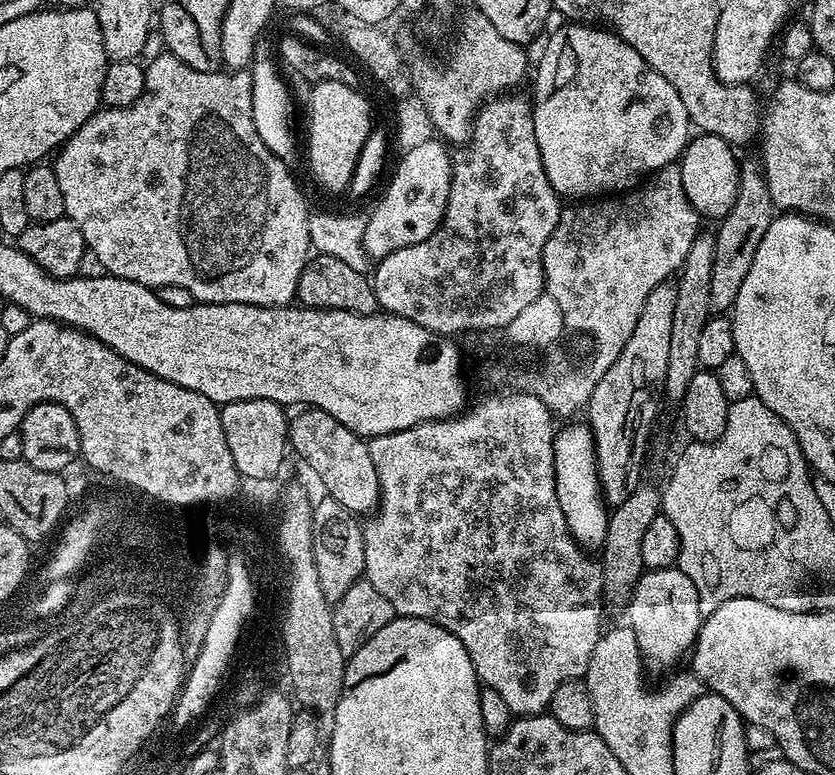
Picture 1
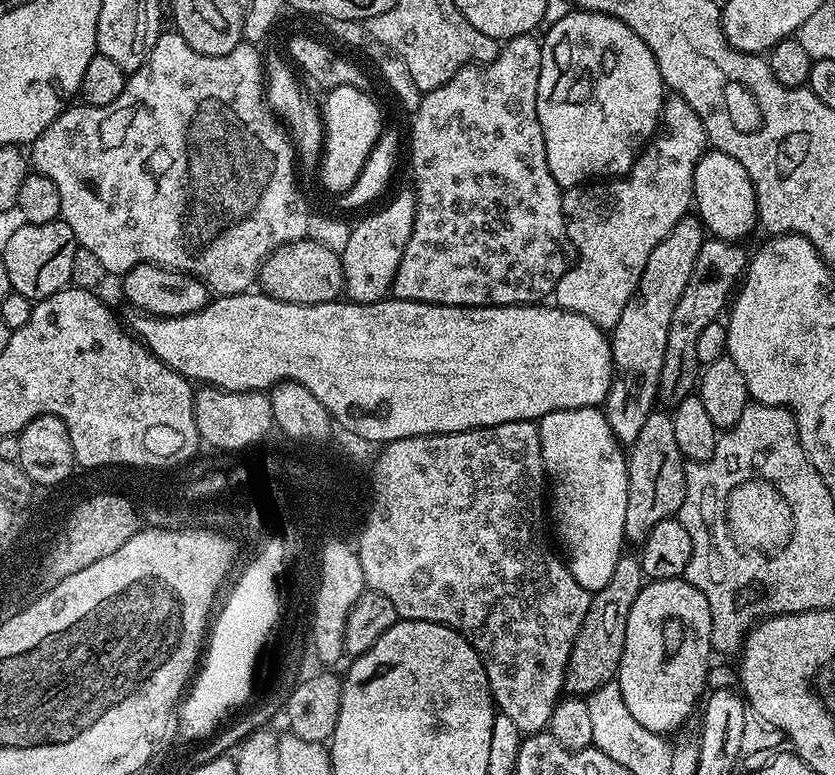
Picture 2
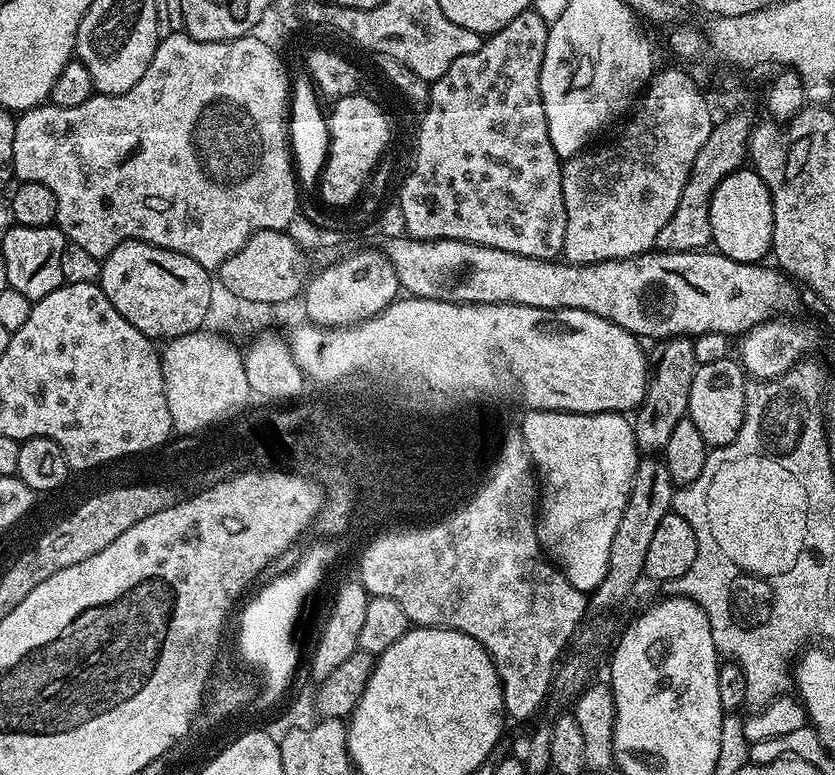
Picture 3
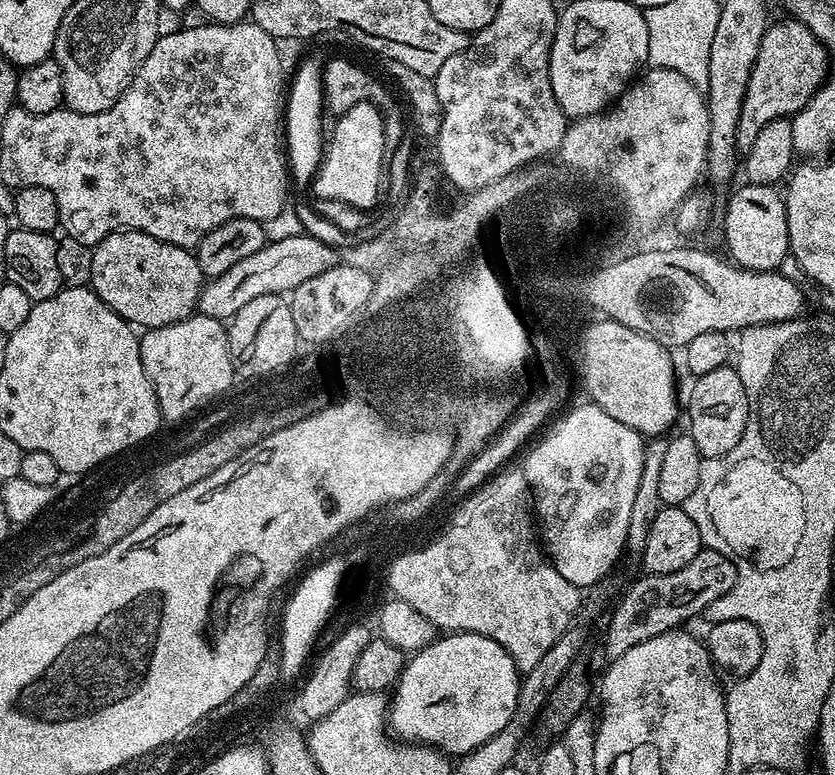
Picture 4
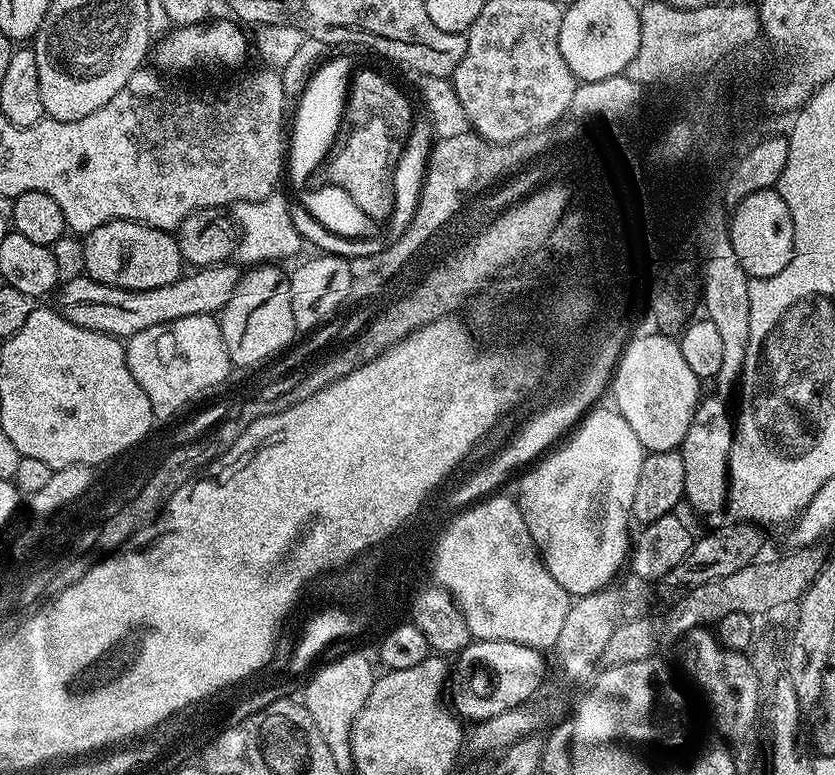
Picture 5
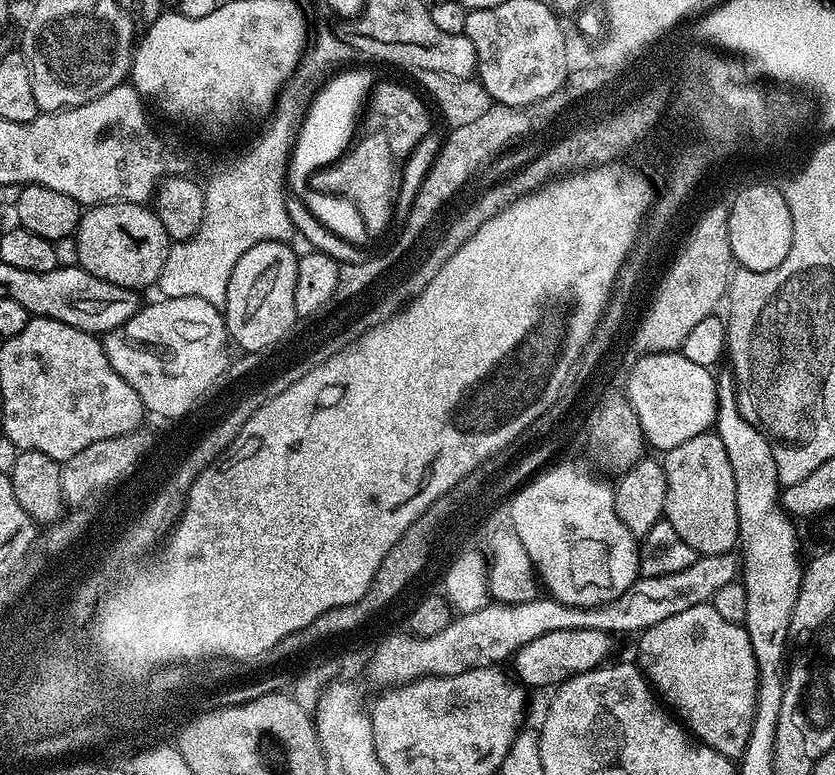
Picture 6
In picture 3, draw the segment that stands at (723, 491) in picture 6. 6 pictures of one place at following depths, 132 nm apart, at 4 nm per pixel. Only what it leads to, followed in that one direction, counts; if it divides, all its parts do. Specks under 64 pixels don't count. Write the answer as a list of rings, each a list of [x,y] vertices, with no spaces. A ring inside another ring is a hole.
[[[736,358],[706,362],[697,367],[694,386],[690,386],[687,419],[698,426],[698,432],[708,443],[709,449],[721,448],[738,438],[738,430],[742,430],[746,414],[746,390],[749,383],[743,364]]]

